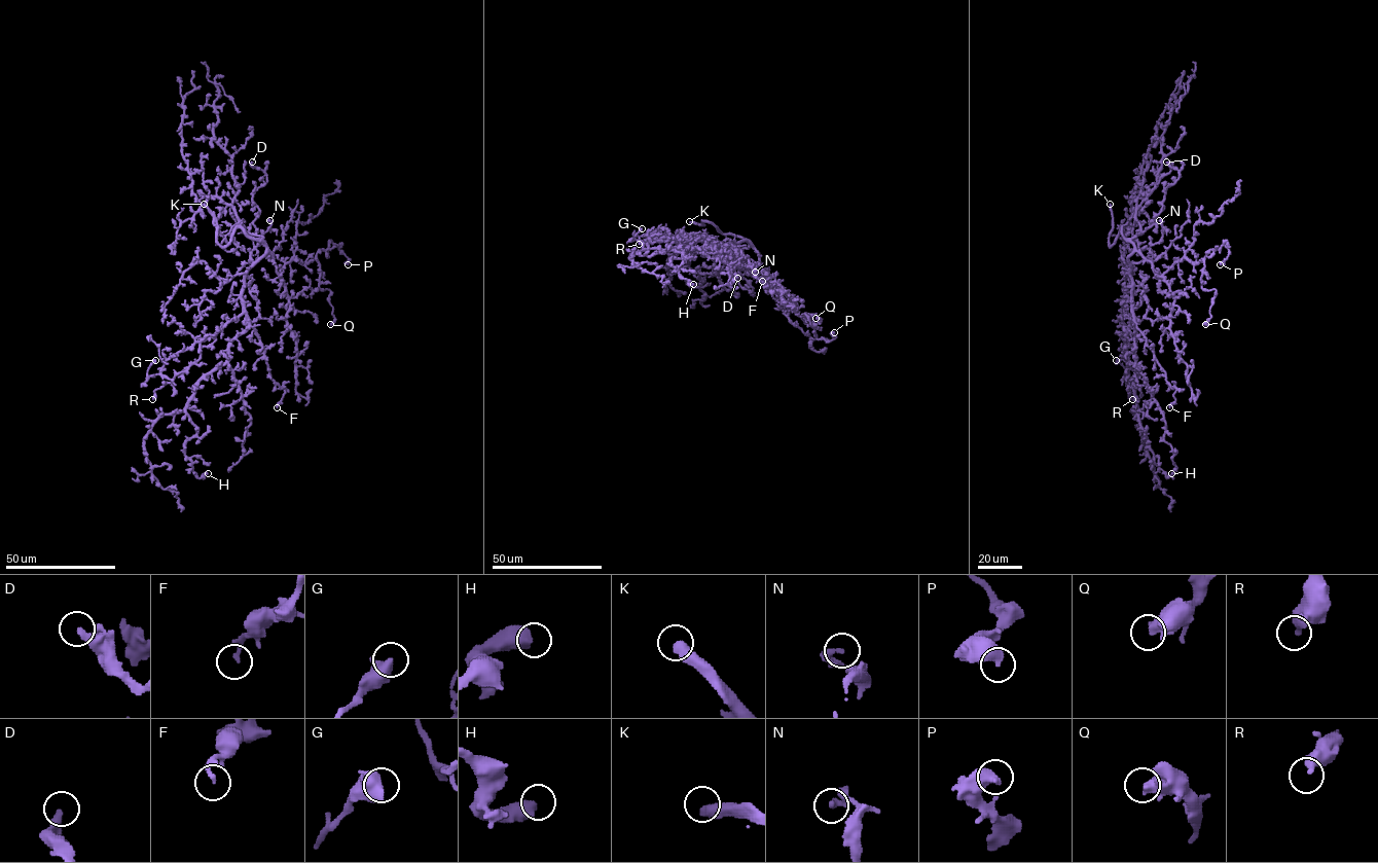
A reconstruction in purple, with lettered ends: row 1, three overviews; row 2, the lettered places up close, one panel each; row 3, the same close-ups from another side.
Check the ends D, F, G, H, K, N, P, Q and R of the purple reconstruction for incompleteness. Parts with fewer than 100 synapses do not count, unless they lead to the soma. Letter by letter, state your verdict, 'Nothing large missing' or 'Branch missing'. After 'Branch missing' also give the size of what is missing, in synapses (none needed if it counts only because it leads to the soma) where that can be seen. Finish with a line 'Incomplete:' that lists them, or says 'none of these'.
D: Nothing large missing
F: Nothing large missing
G: Nothing large missing
H: Nothing large missing
K: Branch missing
N: Nothing large missing
P: Nothing large missing
Q: Nothing large missing
R: Nothing large missing
Incomplete: K

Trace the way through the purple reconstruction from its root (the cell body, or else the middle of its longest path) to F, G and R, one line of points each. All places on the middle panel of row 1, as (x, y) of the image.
F: (729, 244), (741, 252), (755, 277), (762, 281)
G: (729, 244), (720, 245), (685, 237), (645, 241), (633, 239), (642, 228)
R: (729, 244), (686, 238), (676, 242), (671, 237), (639, 244)

